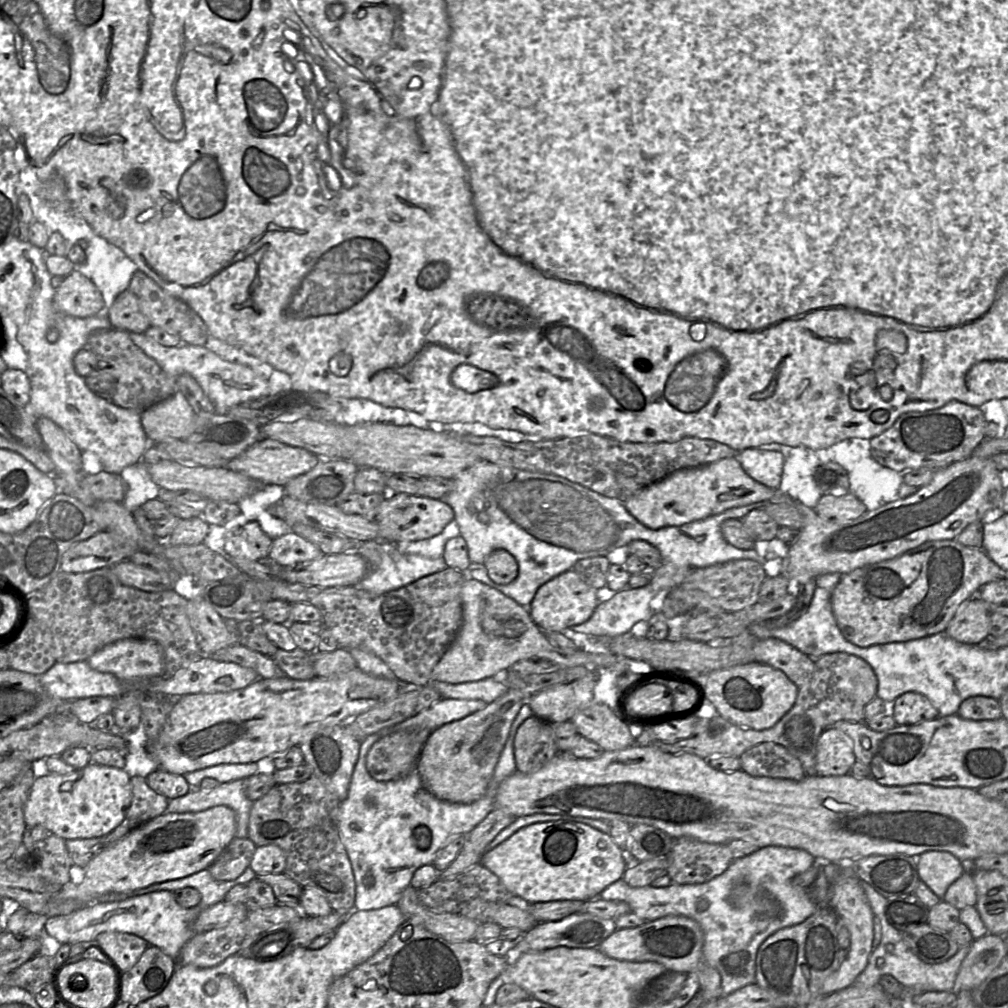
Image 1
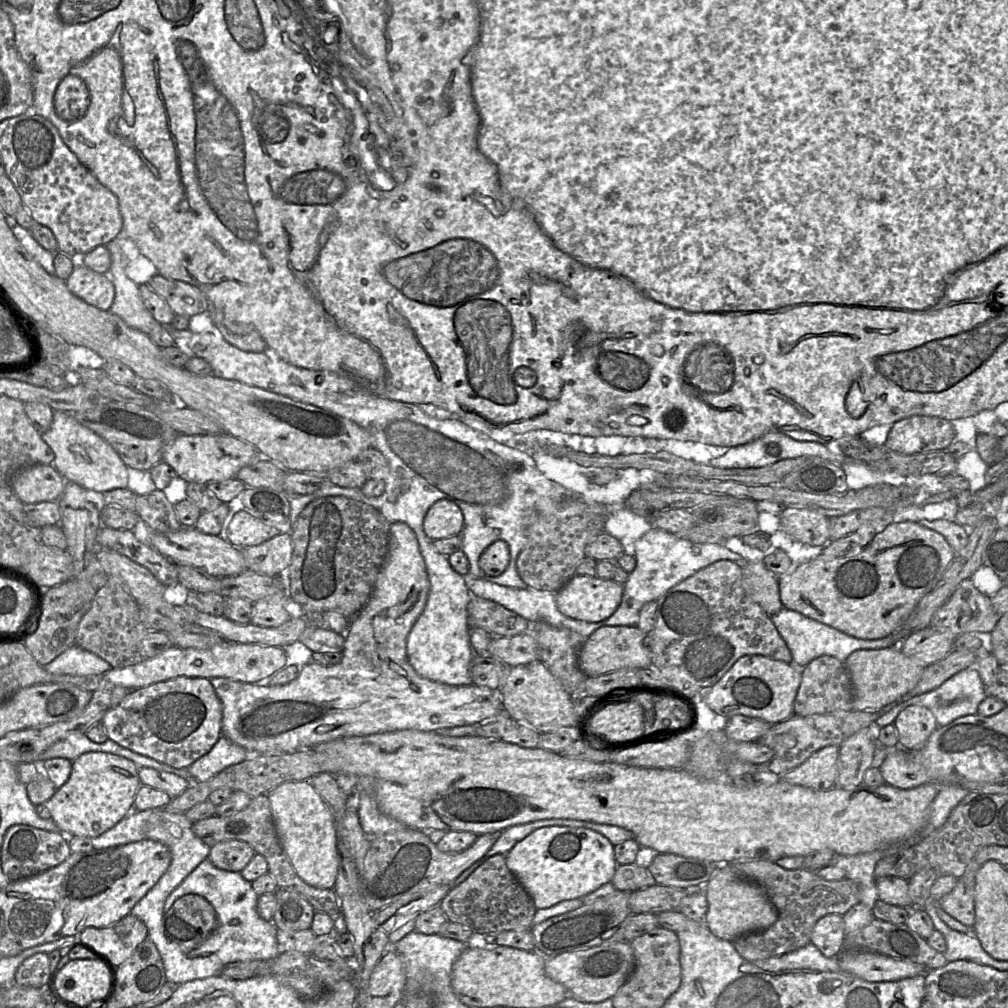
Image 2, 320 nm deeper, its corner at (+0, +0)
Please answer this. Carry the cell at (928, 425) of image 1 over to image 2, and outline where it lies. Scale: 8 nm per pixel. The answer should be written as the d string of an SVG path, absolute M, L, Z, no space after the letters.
M933 416L904 418L891 427L885 446L904 455L947 449L955 441L950 421Z

